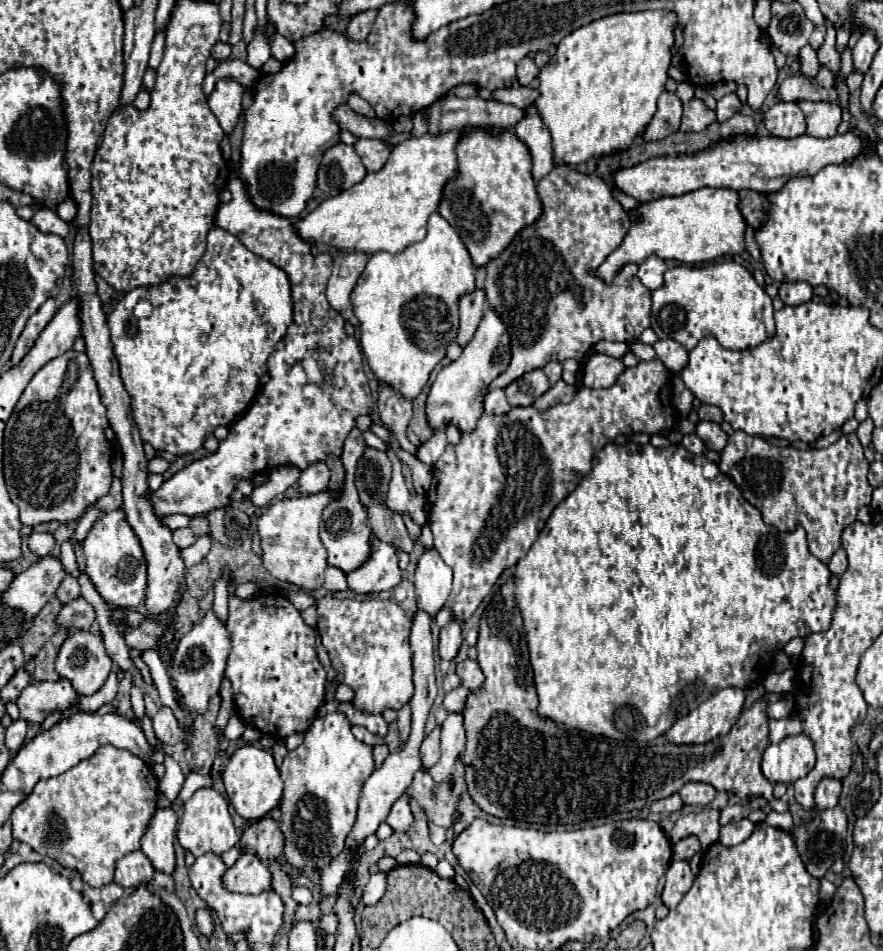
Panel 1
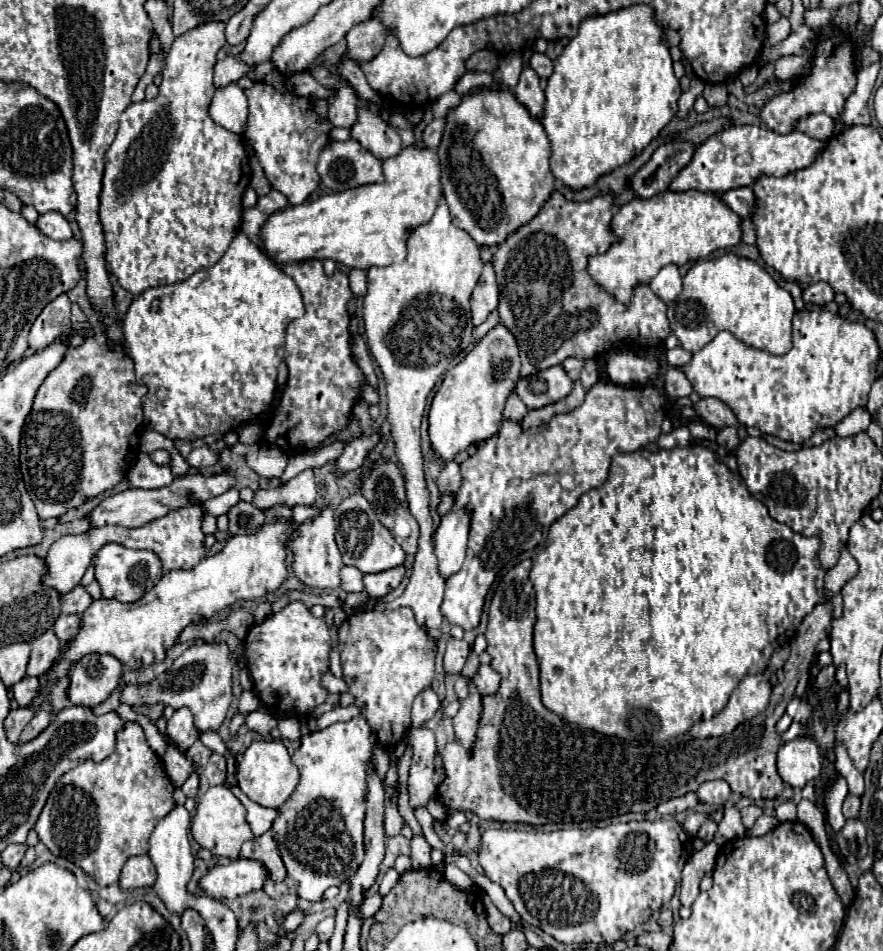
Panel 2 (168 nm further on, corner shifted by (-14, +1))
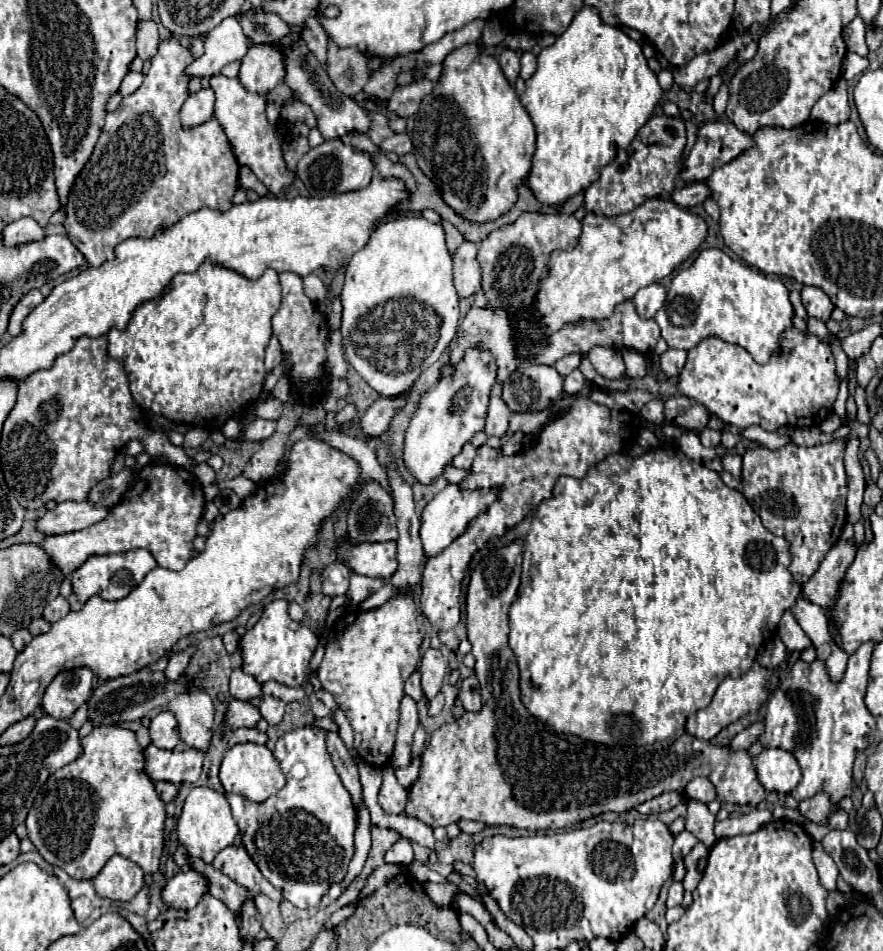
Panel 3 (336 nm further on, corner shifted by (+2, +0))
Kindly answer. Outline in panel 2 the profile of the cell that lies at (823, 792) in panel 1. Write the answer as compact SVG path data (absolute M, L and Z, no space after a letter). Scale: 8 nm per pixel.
M848 796L844 800L844 816L850 820L850 818L858 818L858 812L860 812L860 798L858 796Z

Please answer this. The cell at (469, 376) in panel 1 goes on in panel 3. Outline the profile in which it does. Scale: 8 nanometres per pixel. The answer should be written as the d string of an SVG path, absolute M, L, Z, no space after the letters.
M474 345L466 349L464 357L450 375L440 377L434 387L420 395L418 407L406 429L404 445L404 463L420 483L430 483L436 479L444 465L448 465L452 457L460 453L462 445L468 443L474 433L484 429L488 397L498 383L496 369L498 367L492 353L480 345Z

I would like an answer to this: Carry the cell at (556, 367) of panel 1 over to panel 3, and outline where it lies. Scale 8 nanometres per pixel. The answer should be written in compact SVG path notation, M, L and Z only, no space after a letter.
M572 353L572 355L562 357L560 361L556 361L556 363L554 363L554 369L556 369L562 377L566 377L568 373L572 373L572 371L580 365L580 361L582 361L582 357L576 355L576 353Z

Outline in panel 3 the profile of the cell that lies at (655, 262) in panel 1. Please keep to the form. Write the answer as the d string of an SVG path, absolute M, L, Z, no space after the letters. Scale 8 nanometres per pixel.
M652 283L648 287L638 289L632 301L642 317L652 319L654 313L660 309L660 305L664 305L664 299L666 299L666 289L660 283Z

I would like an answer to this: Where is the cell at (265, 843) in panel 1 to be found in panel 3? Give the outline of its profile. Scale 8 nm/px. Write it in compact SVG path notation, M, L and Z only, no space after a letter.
M230 845L230 847L222 849L216 855L212 865L214 865L214 869L222 871L238 885L242 885L254 893L262 893L278 903L282 901L282 893L278 889L274 889L272 883L260 873L260 869L252 861L252 857L244 849L244 845Z

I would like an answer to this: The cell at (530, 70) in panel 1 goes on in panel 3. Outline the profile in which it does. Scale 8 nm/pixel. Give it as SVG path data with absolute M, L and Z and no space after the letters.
M522 53L522 57L520 57L520 63L522 63L520 77L522 77L522 79L528 79L528 77L532 77L532 73L536 71L536 57L534 57L534 53Z

